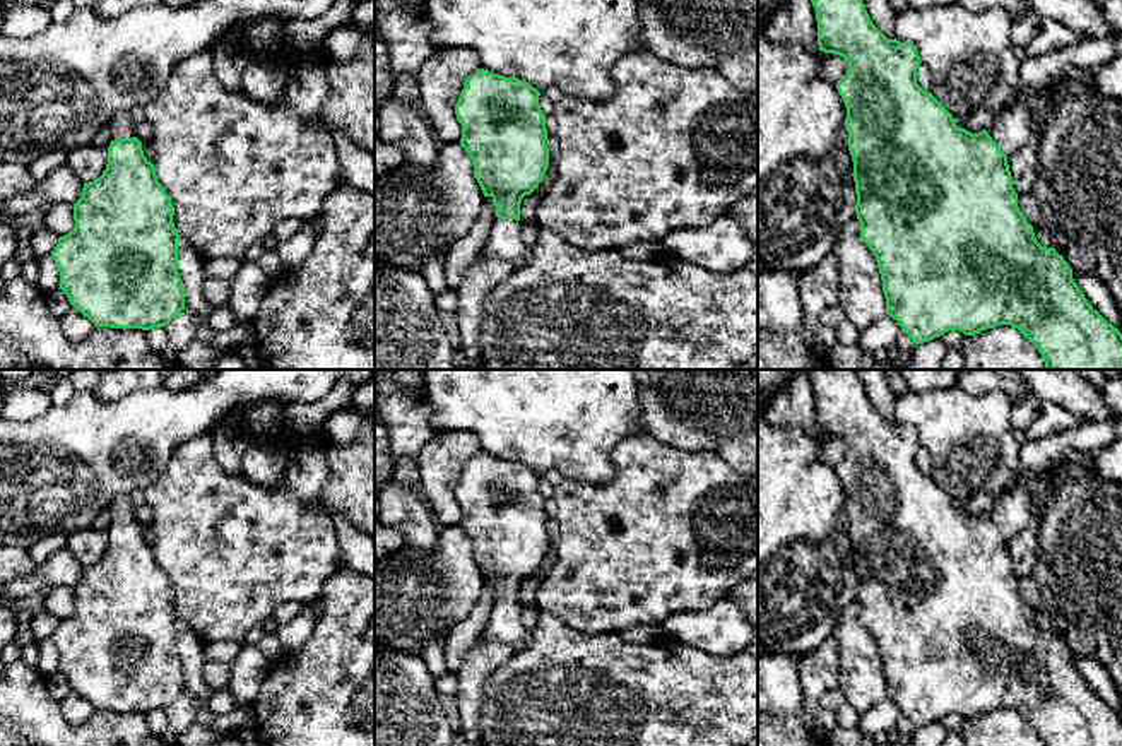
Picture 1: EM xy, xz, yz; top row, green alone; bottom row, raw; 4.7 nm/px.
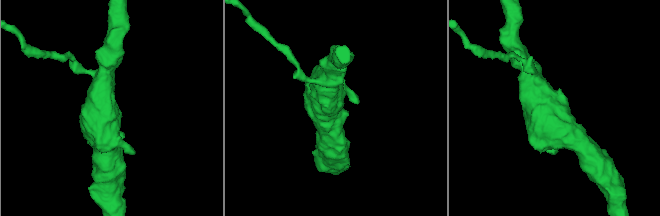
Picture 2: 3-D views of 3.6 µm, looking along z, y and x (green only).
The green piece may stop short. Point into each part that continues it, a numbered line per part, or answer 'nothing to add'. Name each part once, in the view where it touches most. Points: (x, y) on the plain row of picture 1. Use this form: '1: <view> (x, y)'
1: yz (1011, 512)

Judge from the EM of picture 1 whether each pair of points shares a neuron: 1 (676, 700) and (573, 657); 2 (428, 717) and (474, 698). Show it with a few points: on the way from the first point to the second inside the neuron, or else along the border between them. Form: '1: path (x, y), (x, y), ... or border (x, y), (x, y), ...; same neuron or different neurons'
1: path (650, 700), (638, 695), (606, 668), (599, 668); same neuron
2: border (454, 724), (457, 728); different neurons

